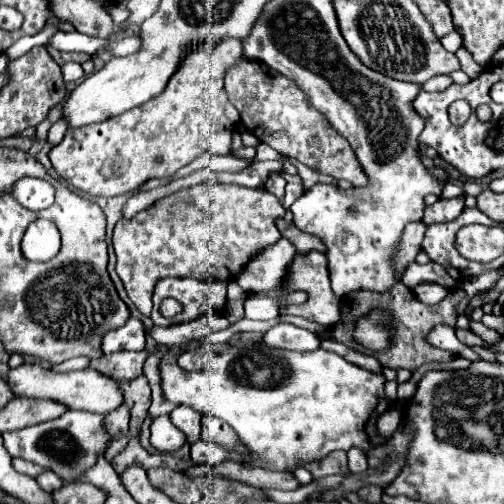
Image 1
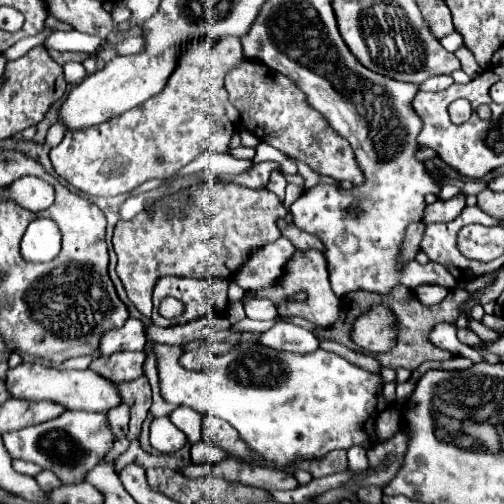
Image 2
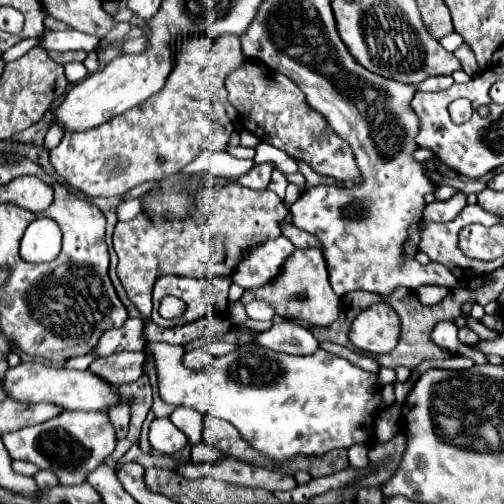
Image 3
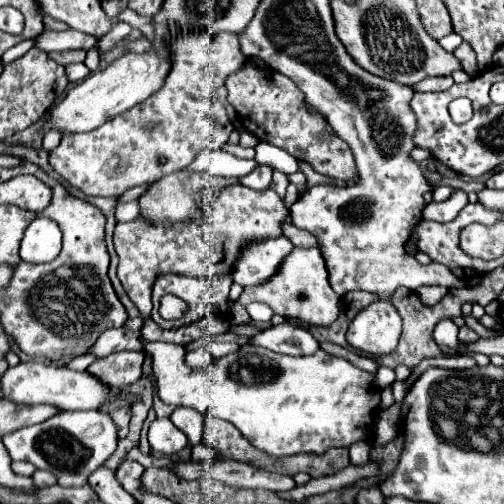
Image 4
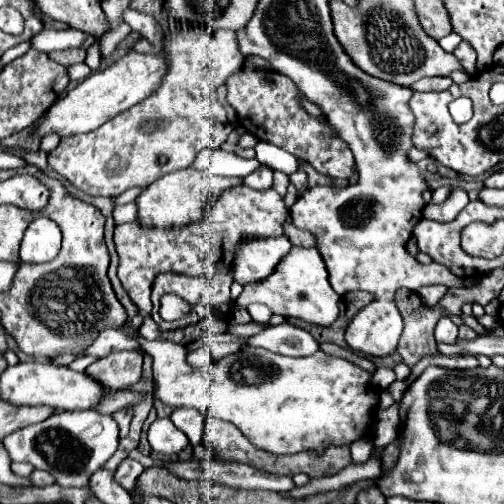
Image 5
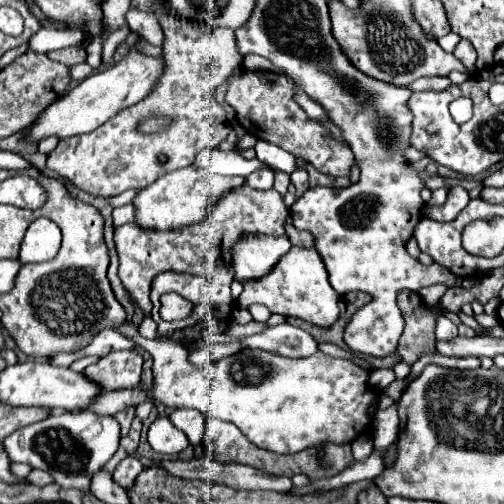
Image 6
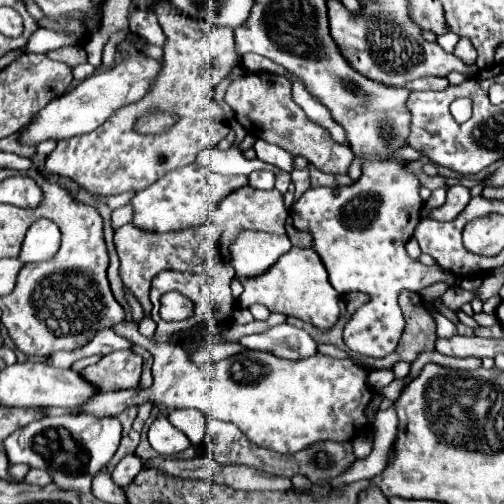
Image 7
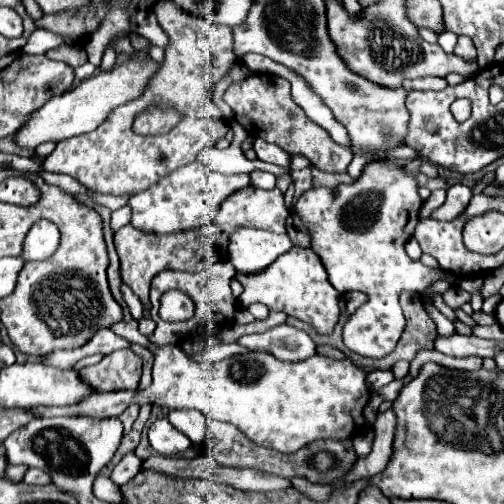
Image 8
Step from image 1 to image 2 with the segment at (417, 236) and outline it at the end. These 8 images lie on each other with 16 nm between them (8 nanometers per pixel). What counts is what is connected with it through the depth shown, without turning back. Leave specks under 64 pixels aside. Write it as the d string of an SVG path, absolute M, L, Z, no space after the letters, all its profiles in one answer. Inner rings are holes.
M420 221L409 224L406 234L400 246L399 267L410 260L414 260L420 251L420 243L422 240L425 224Z

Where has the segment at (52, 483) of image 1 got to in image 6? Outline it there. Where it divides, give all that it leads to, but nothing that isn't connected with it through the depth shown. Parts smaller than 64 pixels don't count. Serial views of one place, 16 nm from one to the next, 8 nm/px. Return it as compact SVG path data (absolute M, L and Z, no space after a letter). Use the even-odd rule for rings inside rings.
M32 470L30 476L28 476L28 480L34 486L48 486L48 484L54 482L54 478L48 472L44 472L44 470Z

